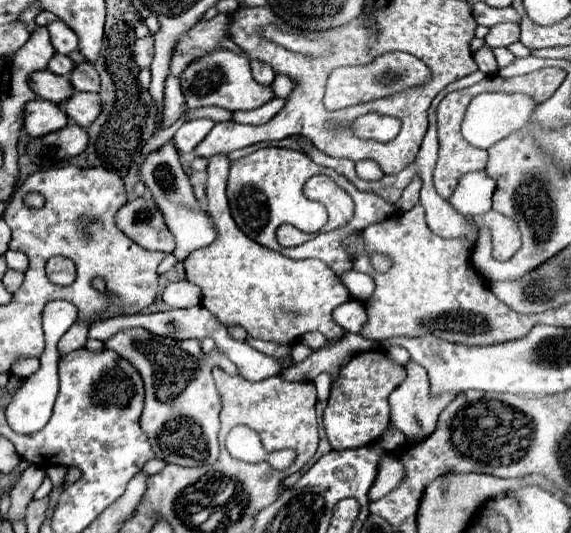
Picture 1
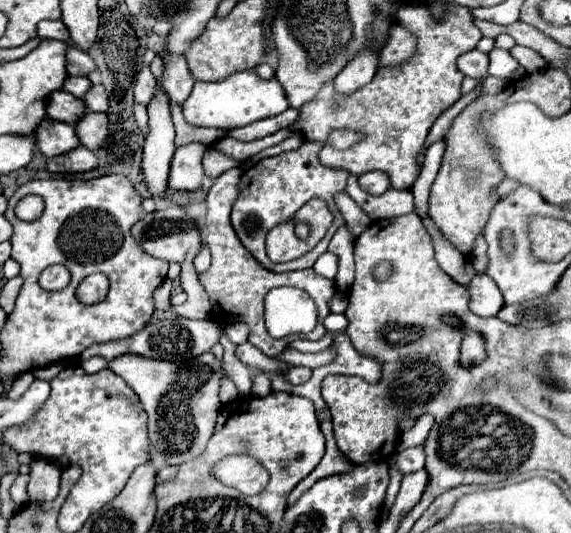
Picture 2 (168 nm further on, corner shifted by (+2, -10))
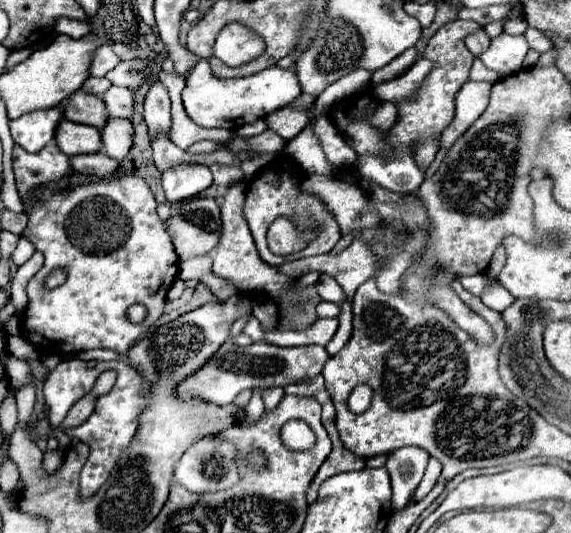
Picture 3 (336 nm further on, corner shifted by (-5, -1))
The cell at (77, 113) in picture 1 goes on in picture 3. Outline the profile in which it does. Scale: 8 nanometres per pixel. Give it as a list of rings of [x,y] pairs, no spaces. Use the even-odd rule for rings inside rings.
[[[108,117],[108,121],[100,129],[100,135],[102,135],[102,151],[112,159],[122,159],[128,155],[128,149],[132,145],[134,127],[128,119]]]

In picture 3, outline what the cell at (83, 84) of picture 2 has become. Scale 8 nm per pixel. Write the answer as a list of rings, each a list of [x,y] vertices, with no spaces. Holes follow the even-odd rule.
[[[88,77],[88,79],[84,81],[84,85],[82,85],[82,91],[102,97],[102,95],[104,95],[104,89],[108,89],[108,87],[110,87],[110,83],[108,83],[104,77],[100,77],[100,79],[98,79],[98,77]]]

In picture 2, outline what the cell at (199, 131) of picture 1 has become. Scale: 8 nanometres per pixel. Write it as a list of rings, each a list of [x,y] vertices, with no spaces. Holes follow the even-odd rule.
[[[191,142],[187,146],[181,146],[175,150],[175,156],[171,160],[171,172],[167,180],[169,190],[187,190],[193,192],[201,188],[203,182],[203,166],[201,158],[207,148],[203,144]]]

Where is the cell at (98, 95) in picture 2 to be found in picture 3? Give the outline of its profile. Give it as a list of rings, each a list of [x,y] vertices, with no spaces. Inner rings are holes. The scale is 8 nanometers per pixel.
[[[112,85],[106,93],[104,99],[106,103],[106,111],[110,117],[130,117],[132,115],[132,105],[134,105],[134,93],[130,89],[124,87],[116,87]]]

